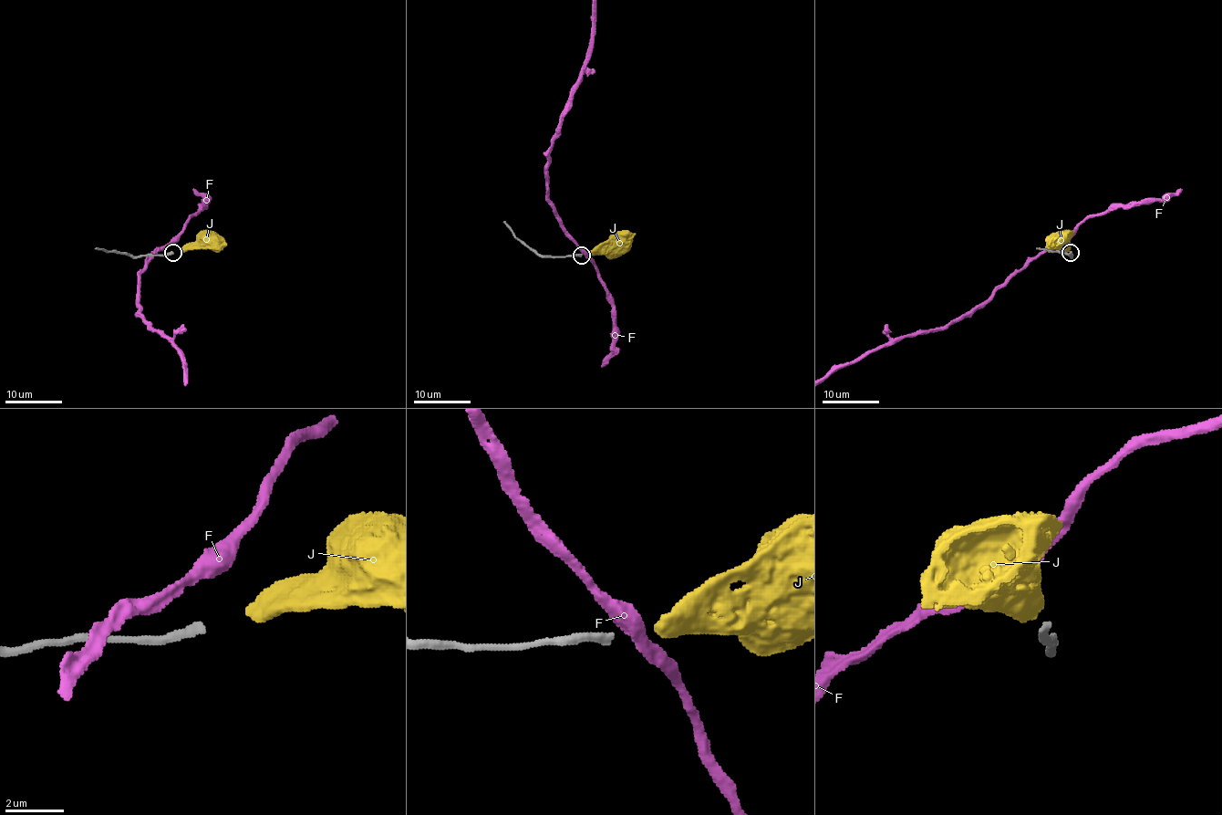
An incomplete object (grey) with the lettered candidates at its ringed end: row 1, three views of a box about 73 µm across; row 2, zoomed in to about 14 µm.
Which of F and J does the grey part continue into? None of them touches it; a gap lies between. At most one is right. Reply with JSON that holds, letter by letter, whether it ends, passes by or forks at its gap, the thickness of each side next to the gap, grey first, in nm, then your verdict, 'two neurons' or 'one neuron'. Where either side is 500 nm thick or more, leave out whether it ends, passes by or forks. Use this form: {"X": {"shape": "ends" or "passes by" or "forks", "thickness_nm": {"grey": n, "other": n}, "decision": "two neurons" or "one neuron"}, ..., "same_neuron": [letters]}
{"F": {"shape": "passes by", "thickness_nm": {"grey": 280, "other": 480}, "decision": "two neurons"}, "J": {"thickness_nm": {"grey": 280, "other": 500}, "decision": "one neuron"}, "same_neuron": ["J"]}

